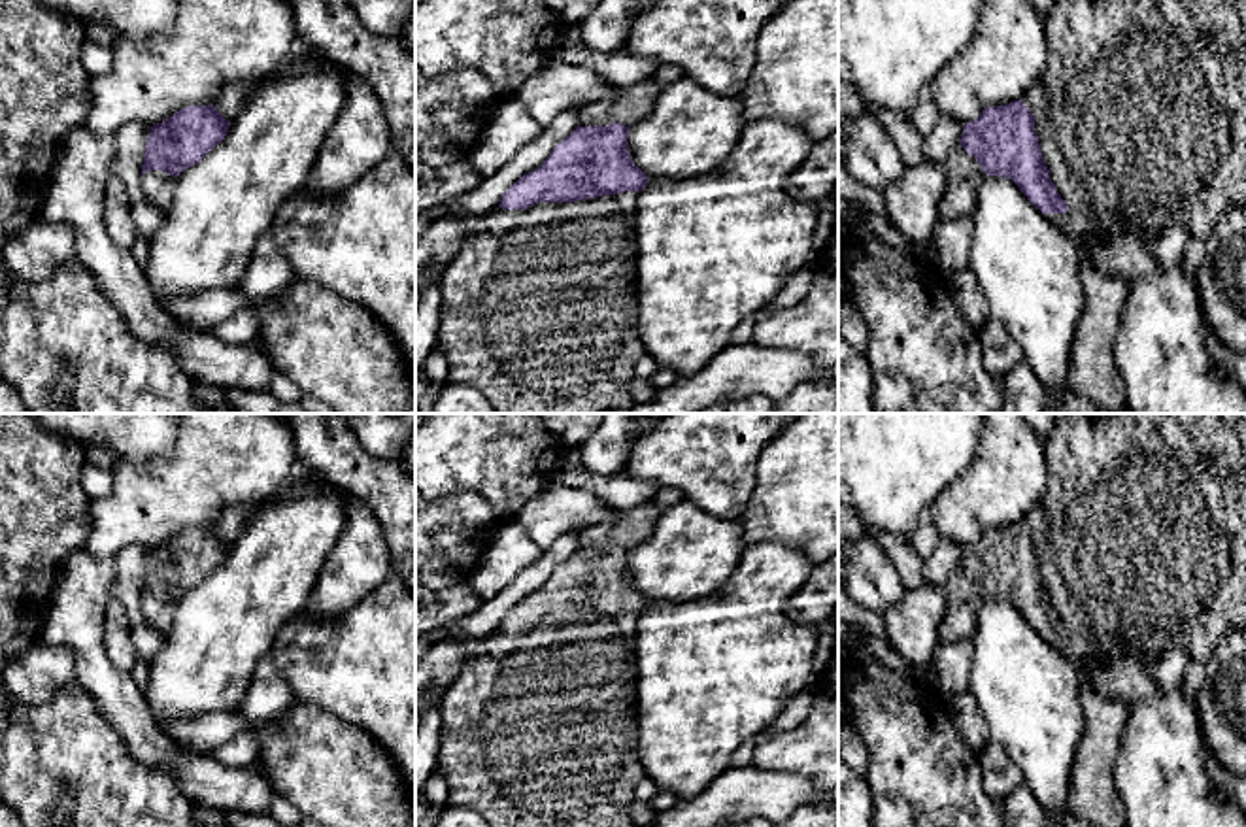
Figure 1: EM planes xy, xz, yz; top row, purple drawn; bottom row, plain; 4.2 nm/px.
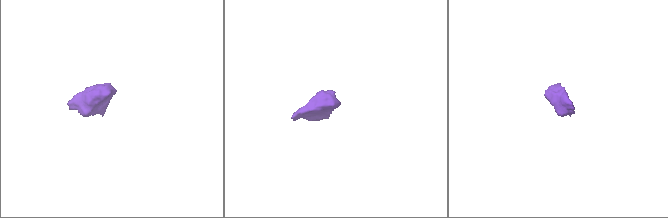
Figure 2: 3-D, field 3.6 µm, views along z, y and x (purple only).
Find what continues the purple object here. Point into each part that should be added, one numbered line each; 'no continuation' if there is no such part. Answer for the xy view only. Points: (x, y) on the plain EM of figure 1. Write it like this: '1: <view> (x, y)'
1: xy (157, 608)

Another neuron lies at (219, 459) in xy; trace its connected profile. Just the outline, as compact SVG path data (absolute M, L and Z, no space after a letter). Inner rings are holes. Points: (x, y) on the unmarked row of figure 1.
M179 414L176 444L168 457L130 463L115 457L113 485L104 498L91 498L91 531L83 549L98 559L115 557L128 546L157 548L189 529L211 529L230 506L262 504L276 498L300 474L295 438L285 414Z

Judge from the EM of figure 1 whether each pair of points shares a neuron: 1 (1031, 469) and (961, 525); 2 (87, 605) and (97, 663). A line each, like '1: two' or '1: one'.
1: one
2: one

